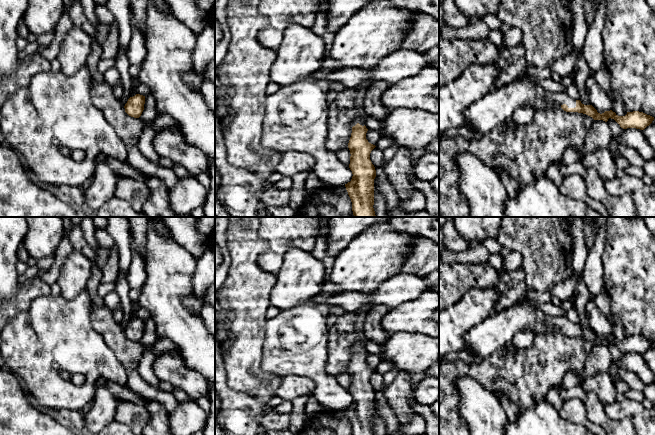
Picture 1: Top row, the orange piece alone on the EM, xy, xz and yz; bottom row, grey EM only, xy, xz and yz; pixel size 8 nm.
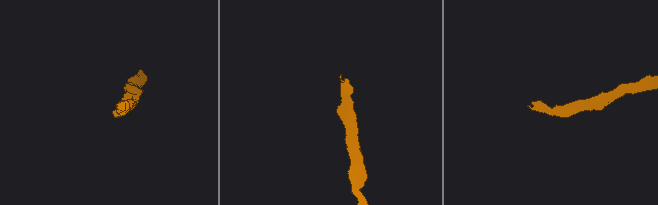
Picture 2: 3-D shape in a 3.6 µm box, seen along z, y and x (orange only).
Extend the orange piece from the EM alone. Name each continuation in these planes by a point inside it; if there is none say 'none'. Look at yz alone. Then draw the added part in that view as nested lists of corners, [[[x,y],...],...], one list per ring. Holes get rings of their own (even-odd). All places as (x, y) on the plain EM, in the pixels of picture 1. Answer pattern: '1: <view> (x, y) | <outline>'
1: yz (498, 330) | [[[522,298],[514,306],[489,316],[482,323],[471,328],[464,336],[464,348],[470,356],[478,360],[486,359],[495,351],[510,345],[518,332],[530,332],[532,335],[539,333],[561,332],[566,328],[568,332],[576,331],[576,324],[565,317],[551,317],[546,315],[534,300]]]

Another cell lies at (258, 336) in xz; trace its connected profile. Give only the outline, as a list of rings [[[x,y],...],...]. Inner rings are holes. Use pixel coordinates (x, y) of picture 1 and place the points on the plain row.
[[[229,217],[228,220],[225,237],[231,260],[226,280],[217,291],[217,301],[230,323],[226,329],[228,338],[220,343],[224,367],[228,385],[233,390],[268,404],[276,396],[273,391],[281,378],[261,369],[266,312],[271,305],[270,294],[277,283],[277,276],[262,270],[257,264],[257,258],[268,250],[268,242],[258,235],[260,217]]]

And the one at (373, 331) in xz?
[[[384,304],[373,305],[370,308],[363,325],[366,340],[373,341],[379,346],[386,343],[391,335],[382,328],[381,322],[389,310],[390,308]]]

